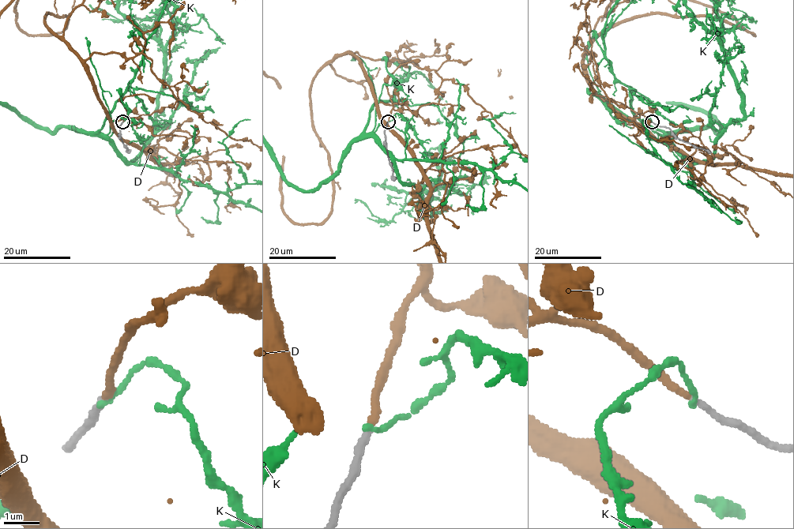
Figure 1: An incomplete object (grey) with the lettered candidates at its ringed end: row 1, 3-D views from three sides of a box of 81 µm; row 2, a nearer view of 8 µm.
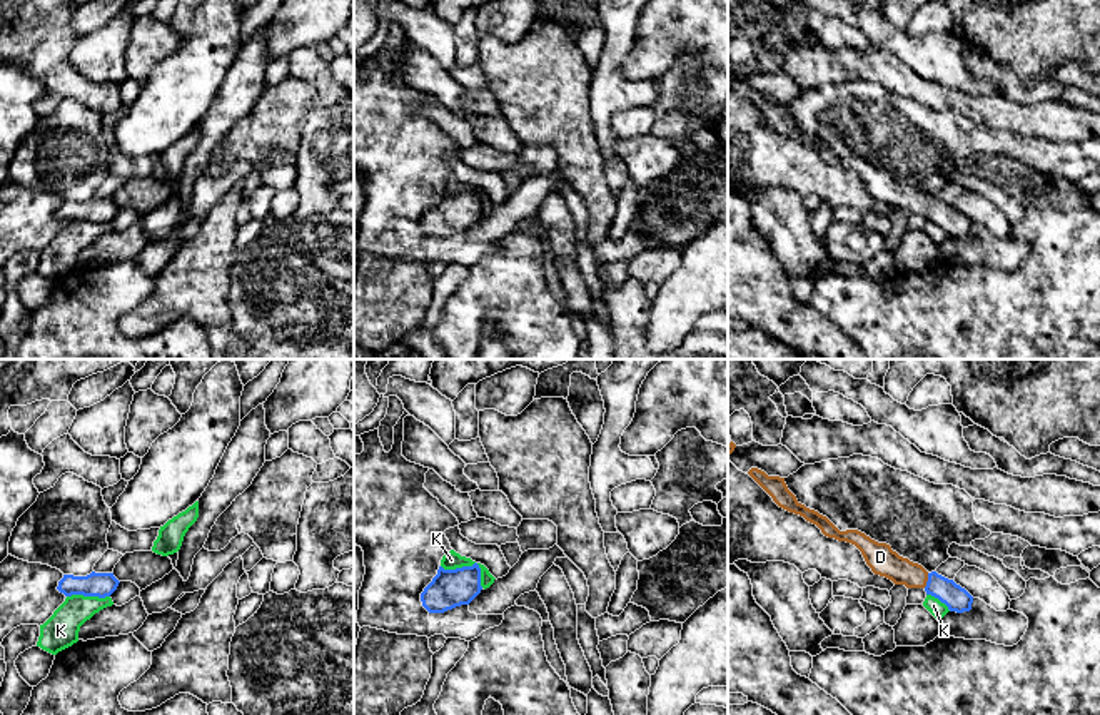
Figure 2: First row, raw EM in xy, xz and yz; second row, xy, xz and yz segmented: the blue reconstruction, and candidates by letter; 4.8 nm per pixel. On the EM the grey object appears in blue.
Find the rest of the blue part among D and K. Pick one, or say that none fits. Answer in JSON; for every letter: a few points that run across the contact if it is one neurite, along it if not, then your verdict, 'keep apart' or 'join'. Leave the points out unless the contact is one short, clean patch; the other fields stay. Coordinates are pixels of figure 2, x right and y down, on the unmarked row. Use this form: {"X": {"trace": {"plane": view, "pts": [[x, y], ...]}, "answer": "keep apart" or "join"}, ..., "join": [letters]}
{"D": {"trace": {"plane": "yz", "pts": [[957, 224], [928, 206], [902, 197], [882, 186]]}, "answer": "join"}, "K": {"trace": {"plane": "xz", "pts": [[441, 191], [444, 194], [461, 194], [476, 189], [483, 212]]}, "answer": "keep apart"}, "join": ["D"]}

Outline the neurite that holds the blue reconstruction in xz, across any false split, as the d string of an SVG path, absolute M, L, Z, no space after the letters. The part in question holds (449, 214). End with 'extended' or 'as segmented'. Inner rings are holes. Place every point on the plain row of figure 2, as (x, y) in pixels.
M477 189L456 195L439 192L437 200L421 219L421 227L429 239L444 239L469 231L481 216L481 194Z | as segmented

